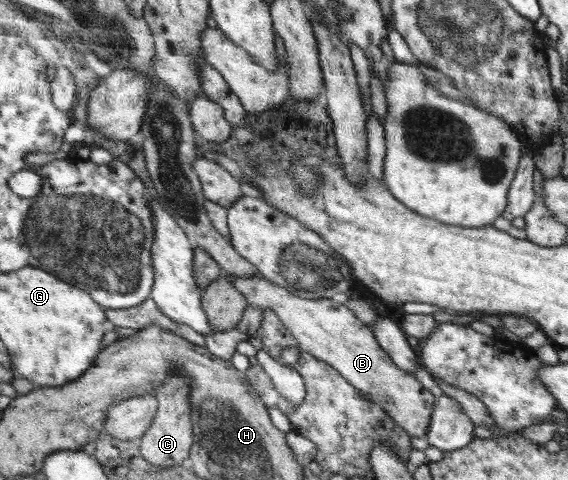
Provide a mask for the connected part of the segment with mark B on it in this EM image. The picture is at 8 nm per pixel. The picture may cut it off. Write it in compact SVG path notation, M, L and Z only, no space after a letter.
M226 276L236 286L237 290L245 295L249 305L261 307L263 310L271 309L279 317L286 329L297 340L300 352L310 352L310 355L317 356L318 359L325 360L326 363L337 368L354 387L362 392L365 399L380 404L393 418L397 426L404 428L410 437L423 438L429 433L437 399L416 380L412 372L405 371L404 368L393 362L392 357L378 343L372 329L362 323L354 315L354 312L350 311L350 308L347 308L344 304L337 304L332 298L302 299L301 296L290 292L289 288L280 287L262 276L249 278Z

